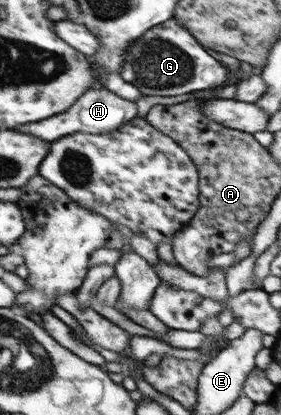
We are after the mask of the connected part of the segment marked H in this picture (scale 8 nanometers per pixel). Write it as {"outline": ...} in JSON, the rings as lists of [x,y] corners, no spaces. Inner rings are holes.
{"outline":[[[105,87],[98,89],[90,88],[85,91],[66,111],[49,117],[36,123],[25,123],[24,127],[18,127],[16,132],[30,134],[34,137],[51,142],[72,133],[110,133],[122,125],[126,125],[131,119],[137,117],[138,108],[136,102],[120,98],[120,96],[109,91]]]}

